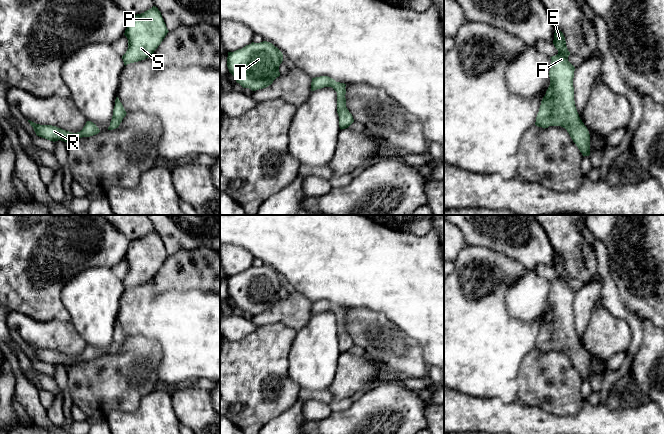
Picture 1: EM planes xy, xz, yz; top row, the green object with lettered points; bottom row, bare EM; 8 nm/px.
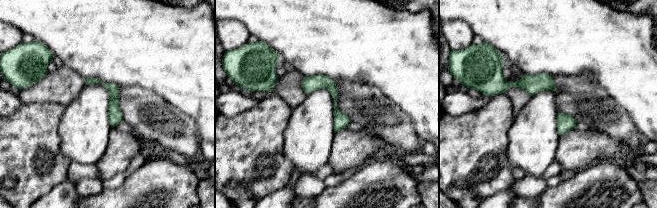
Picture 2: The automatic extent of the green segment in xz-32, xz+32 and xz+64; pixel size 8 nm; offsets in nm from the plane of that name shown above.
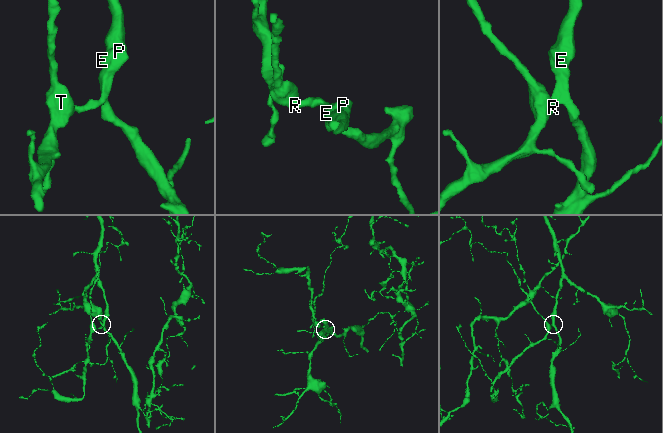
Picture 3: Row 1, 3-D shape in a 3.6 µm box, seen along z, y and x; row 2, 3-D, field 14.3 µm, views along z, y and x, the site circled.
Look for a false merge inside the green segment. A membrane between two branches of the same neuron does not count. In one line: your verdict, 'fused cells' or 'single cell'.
single cell

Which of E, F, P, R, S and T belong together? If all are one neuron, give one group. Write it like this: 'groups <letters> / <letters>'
groups E F P R S T

